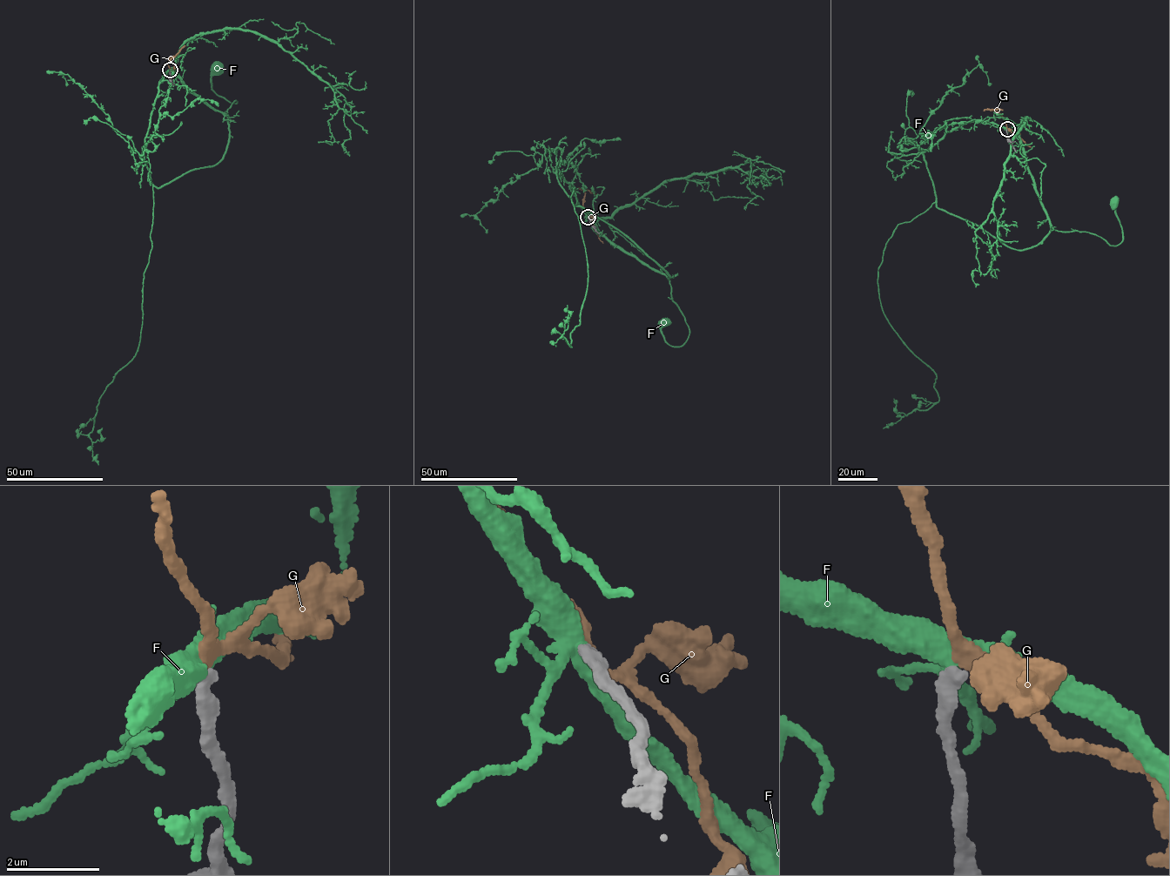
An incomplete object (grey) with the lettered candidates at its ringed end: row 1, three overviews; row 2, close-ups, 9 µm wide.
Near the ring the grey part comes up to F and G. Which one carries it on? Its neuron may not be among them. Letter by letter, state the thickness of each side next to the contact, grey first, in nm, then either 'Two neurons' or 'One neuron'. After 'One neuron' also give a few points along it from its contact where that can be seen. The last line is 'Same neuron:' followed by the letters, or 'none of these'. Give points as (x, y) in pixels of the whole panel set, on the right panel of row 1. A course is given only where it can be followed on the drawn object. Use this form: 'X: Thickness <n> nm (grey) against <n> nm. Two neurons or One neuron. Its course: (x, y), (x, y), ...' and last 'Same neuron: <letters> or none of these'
F: Thickness 320 nm (grey) against 360 nm. Two neurons
G: Thickness 320 nm (grey) against 280 nm. One neuron. Its course: (1007, 129), (1000, 114), (991, 110), (1003, 110)
Same neuron: G

